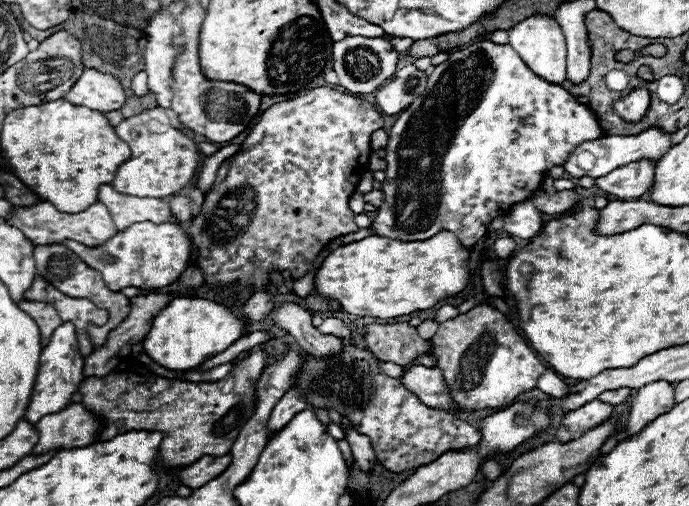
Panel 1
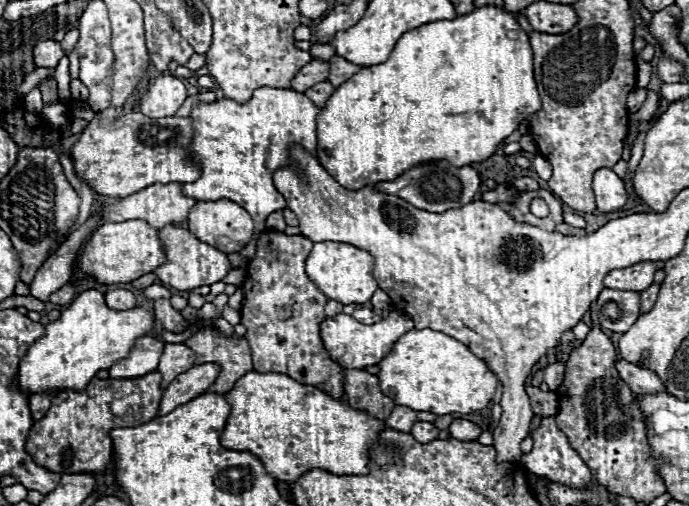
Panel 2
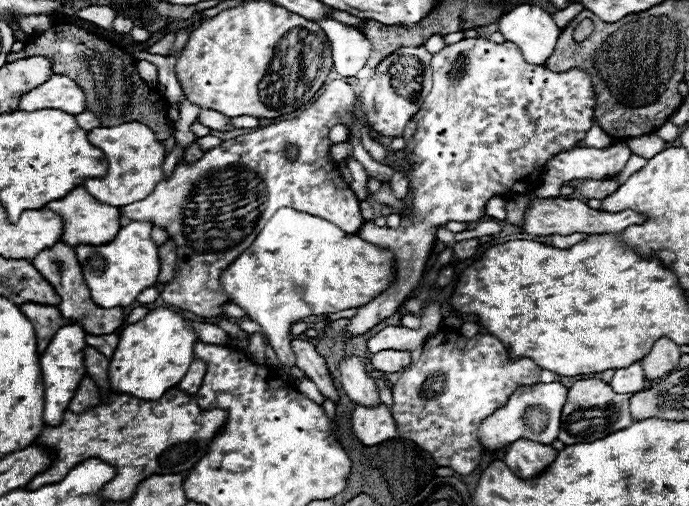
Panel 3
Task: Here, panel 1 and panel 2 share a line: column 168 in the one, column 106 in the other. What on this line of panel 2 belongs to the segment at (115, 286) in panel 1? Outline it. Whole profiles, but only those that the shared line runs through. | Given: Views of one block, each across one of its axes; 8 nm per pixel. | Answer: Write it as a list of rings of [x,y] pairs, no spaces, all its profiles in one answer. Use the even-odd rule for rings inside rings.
[[[136,220],[104,223],[88,238],[86,248],[78,256],[78,268],[94,276],[100,284],[132,282],[144,274],[154,272],[164,262],[166,252],[160,234],[146,220],[138,220],[138,242],[136,242]]]

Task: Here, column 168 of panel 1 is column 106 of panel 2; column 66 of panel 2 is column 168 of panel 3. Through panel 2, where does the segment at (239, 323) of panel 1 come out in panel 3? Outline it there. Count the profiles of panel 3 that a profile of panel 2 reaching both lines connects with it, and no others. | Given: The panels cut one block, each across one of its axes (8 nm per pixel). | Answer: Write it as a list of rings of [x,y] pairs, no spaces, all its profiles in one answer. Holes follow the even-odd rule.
[[[164,306],[150,310],[142,320],[124,326],[120,334],[118,348],[108,366],[112,388],[118,390],[120,394],[134,394],[136,398],[160,398],[170,386],[176,386],[186,376],[190,364],[194,362],[194,344],[198,340],[200,340],[198,332],[190,326],[190,322],[180,312]]]

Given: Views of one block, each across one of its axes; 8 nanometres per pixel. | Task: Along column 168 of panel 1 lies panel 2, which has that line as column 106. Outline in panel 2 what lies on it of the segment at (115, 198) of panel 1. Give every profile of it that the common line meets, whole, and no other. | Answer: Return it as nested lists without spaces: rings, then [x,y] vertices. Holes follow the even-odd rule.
[[[170,182],[170,184],[152,184],[136,194],[130,194],[116,202],[114,206],[104,206],[102,218],[106,222],[126,222],[126,220],[146,220],[154,228],[162,228],[168,224],[178,224],[186,222],[186,214],[190,214],[192,206],[196,204],[196,198],[184,196],[182,194],[182,184],[180,182]]]

